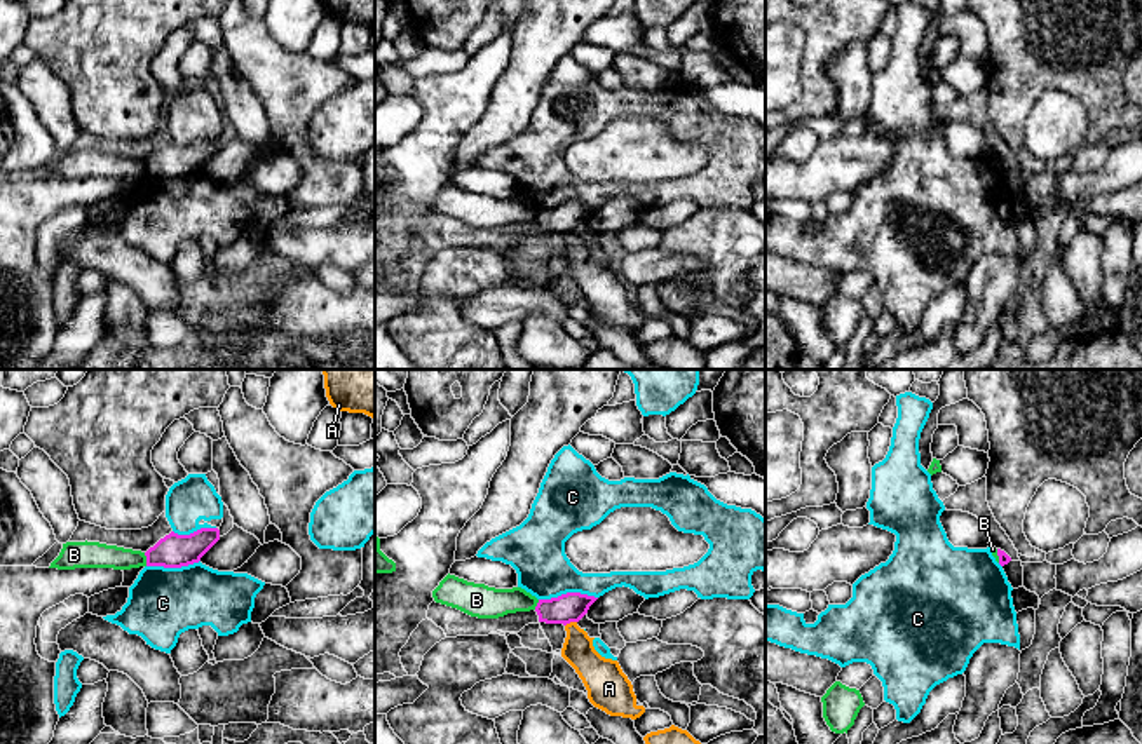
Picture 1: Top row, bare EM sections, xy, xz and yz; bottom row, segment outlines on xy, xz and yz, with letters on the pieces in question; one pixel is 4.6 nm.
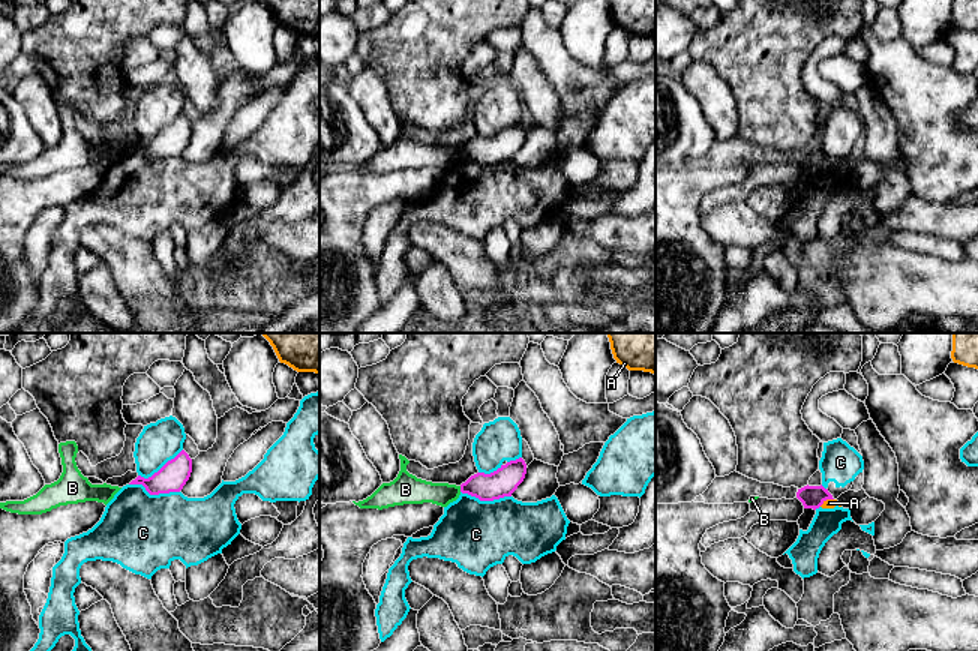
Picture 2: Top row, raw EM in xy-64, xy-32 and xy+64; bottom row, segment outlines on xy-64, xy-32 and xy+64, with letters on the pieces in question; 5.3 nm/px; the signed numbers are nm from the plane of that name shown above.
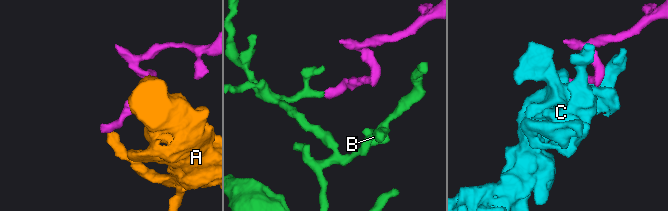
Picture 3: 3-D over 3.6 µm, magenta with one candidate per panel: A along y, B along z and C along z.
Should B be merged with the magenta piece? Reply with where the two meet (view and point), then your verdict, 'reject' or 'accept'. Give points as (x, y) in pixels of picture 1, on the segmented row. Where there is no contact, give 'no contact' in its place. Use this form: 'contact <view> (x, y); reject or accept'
contact xy (147, 560); reject

